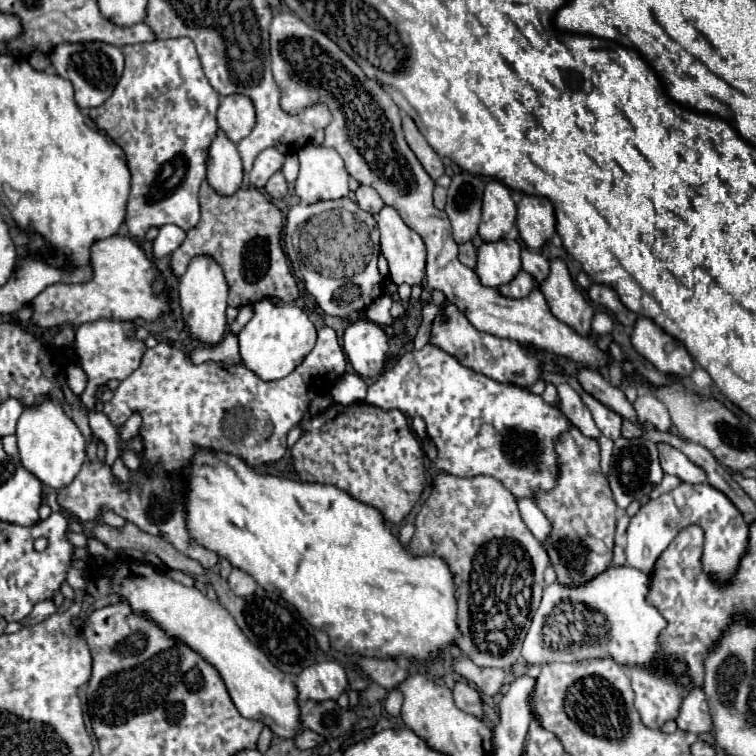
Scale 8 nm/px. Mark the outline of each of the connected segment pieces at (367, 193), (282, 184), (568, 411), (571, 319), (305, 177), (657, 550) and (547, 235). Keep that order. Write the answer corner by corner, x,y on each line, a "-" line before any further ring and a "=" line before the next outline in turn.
358,186
356,190
356,202
362,210
370,212
370,214
378,214
378,210
384,206
382,198
378,196
378,192
372,186
=
278,170
266,184
266,192
272,196
272,198
282,198
286,196
288,192
288,184
286,184
286,178
282,174
282,170
=
574,392
574,400
572,400
572,402
570,402
570,400
560,402
560,408
562,408
562,412
570,418
570,422
572,422
584,436
594,438
594,440
598,440
598,438
602,436
600,430
598,430
596,424
594,424
594,418
592,418
588,406
582,402
582,398
580,398
576,392
=
562,258
550,260
550,274
544,282
540,282
540,290
558,320
578,330
578,334
592,334
590,322
594,308
586,302
584,294
578,292
=
306,144
300,152
300,172
296,178
296,194
302,202
338,200
350,194
348,172
336,150
=
682,482
672,492
666,492
644,506
640,506
638,514
632,516
628,526
628,546
626,546
626,564
634,566
646,574
652,574
652,568
658,556
668,548
674,536
686,524
698,524
704,530
704,554
702,554
702,570
720,586
728,584
732,576
740,568
742,556
748,552
748,532
750,526
744,522
740,510
732,504
732,500
710,486
704,484
686,484
=
524,196
518,204
518,230
530,250
542,250
556,236
556,214
548,198

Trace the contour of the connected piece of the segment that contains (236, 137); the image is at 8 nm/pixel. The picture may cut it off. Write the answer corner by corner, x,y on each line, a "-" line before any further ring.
232,94
232,96
222,98
216,118
218,118
218,128
232,142
240,142
242,138
246,138
256,124
254,106
250,98
242,94

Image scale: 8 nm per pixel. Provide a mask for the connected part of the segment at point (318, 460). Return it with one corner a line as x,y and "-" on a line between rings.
356,402
350,406
332,404
328,410
316,416
304,414
300,426
304,434
292,446
292,460
302,482
336,486
348,492
352,498
368,506
374,506
384,516
384,520
392,524
400,524
404,516
414,508
426,482
424,452
422,452
420,440
414,436
414,432
410,430
406,422
406,416
400,410
382,410
366,402

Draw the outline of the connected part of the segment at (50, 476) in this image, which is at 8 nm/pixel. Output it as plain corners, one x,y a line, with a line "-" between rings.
44,400
38,406
26,408
18,420
18,452
20,452
20,462
22,466
34,474
40,482
48,484
54,490
66,488
86,462
86,442
76,428
76,424
64,414
62,406

